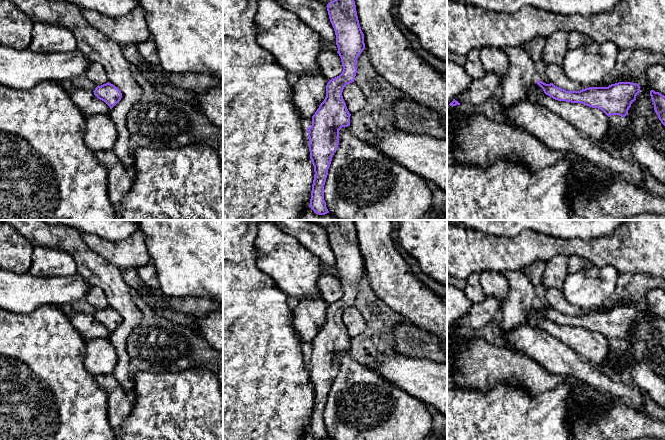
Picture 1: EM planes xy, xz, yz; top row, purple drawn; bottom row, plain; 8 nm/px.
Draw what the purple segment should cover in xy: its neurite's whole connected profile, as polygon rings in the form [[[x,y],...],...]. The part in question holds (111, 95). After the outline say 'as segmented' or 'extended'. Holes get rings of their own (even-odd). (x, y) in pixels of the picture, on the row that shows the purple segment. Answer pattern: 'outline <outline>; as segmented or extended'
outline [[[109,82],[101,86],[97,86],[93,92],[94,95],[98,99],[104,101],[110,109],[112,109],[122,98],[121,91]]]; as segmented

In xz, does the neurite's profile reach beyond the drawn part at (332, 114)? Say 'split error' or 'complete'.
complete

